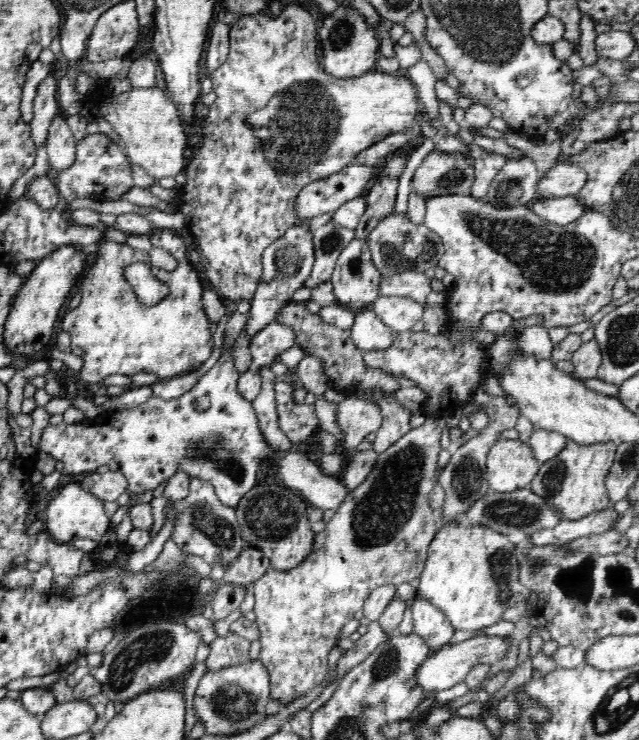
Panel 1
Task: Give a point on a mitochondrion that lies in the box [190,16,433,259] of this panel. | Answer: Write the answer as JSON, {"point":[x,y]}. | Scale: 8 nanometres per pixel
{"point":[303,119]}

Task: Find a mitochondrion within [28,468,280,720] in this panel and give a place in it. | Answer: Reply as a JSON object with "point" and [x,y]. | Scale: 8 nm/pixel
{"point":[152,650]}

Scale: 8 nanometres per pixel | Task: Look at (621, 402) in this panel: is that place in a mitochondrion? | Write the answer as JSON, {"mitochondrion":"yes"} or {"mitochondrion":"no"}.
{"mitochondrion":"no"}

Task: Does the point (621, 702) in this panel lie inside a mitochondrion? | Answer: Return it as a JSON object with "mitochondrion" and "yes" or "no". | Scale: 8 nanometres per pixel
{"mitochondrion":"yes"}

